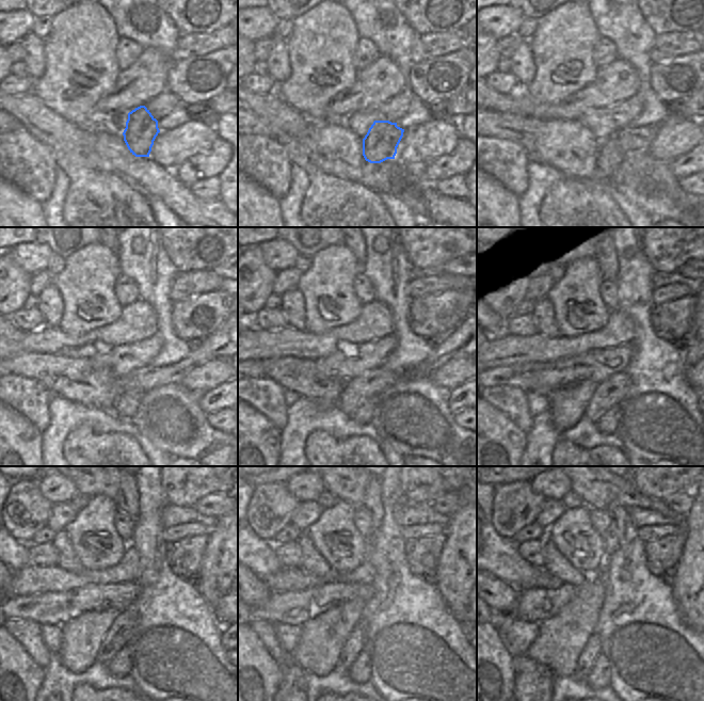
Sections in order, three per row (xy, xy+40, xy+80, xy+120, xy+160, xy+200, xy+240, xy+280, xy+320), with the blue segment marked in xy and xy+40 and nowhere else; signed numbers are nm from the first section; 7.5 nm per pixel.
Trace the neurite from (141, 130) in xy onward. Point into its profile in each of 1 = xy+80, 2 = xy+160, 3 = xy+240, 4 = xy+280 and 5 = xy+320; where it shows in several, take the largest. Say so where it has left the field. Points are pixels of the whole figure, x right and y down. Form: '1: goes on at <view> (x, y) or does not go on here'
1: goes on at xy+80 (610, 155)
2: goes on at xy+160 (364, 413)
3: goes on at xy+240 (121, 665)
4: goes on at xy+280 (360, 672)
5: goes on at xy+320 (600, 676)

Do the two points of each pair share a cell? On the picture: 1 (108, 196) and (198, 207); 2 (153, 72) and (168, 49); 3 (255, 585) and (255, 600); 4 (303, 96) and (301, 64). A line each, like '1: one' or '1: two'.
1: two
2: two
3: one
4: one

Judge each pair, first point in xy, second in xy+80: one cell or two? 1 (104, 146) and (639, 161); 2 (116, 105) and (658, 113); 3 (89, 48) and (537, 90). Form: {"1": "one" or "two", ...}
{"1": "two", "2": "two", "3": "one"}

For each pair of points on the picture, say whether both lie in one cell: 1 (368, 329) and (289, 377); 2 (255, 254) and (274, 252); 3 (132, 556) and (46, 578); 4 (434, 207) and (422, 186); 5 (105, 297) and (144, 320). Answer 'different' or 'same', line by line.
1: different
2: different
3: same
4: same
5: different

